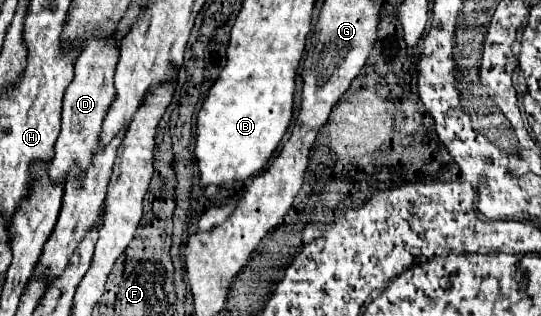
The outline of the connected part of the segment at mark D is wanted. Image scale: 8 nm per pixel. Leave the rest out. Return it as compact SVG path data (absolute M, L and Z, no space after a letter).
M89 39L81 51L81 55L75 61L75 77L65 89L63 95L63 111L61 111L61 133L55 143L55 155L49 165L49 179L53 185L65 183L71 169L79 167L79 173L87 169L91 163L91 157L95 155L97 139L101 133L101 123L109 111L109 105L115 97L115 87L113 87L113 73L117 65L119 49L113 43L113 39Z

